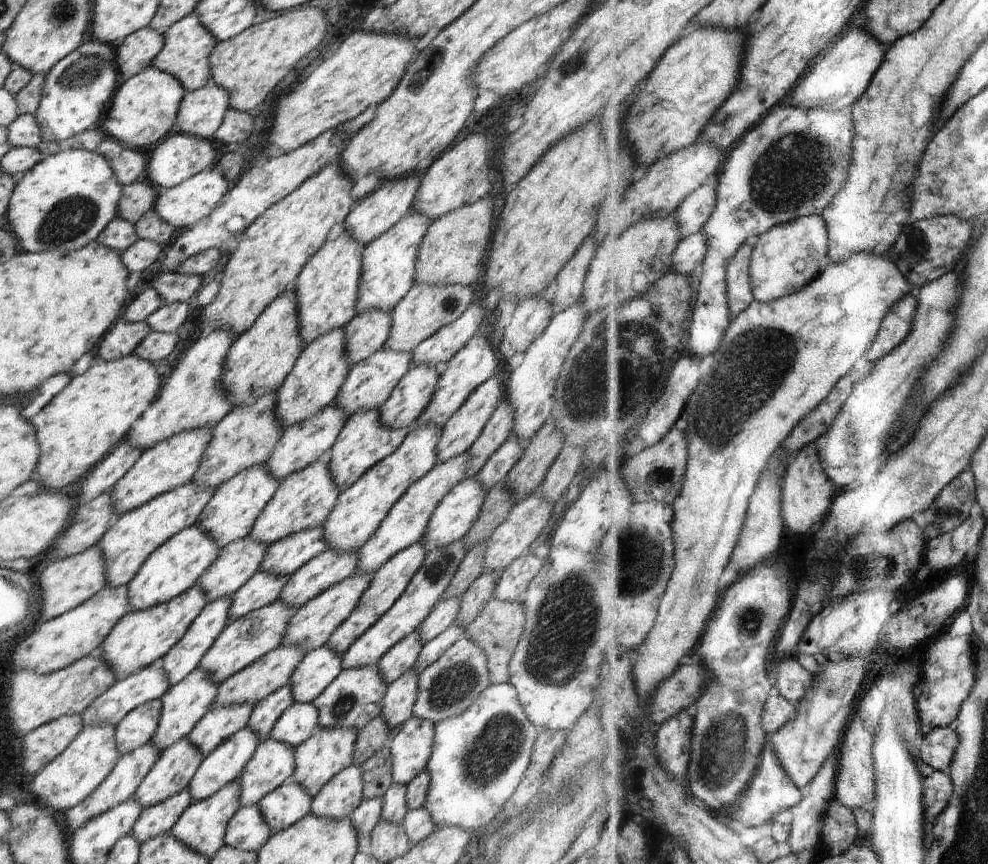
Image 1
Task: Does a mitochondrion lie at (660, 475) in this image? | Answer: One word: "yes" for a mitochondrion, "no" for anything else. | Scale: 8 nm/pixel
yes

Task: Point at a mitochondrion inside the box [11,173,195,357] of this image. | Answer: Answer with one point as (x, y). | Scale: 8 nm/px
(73, 217)

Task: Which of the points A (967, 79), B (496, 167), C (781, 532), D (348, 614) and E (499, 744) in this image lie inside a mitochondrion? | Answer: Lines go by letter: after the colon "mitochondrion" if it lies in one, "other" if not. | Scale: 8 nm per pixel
A: other
B: other
C: other
D: other
E: mitochondrion

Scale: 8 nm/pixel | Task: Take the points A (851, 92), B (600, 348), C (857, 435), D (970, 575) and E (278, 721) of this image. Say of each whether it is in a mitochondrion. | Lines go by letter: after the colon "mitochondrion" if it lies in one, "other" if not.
A: other
B: mitochondrion
C: mitochondrion
D: other
E: other

